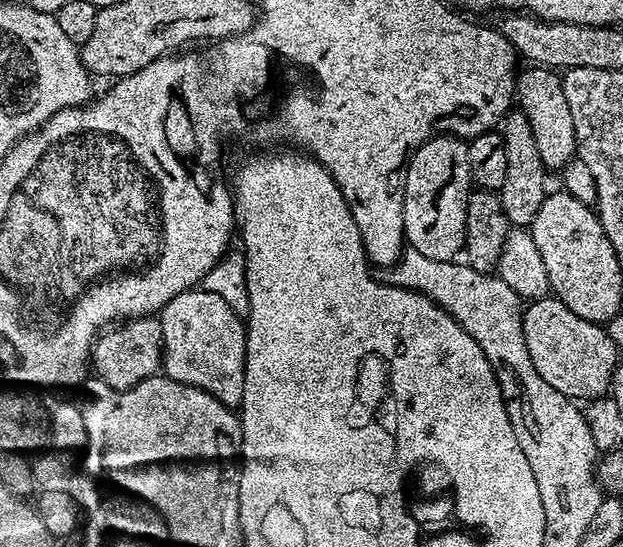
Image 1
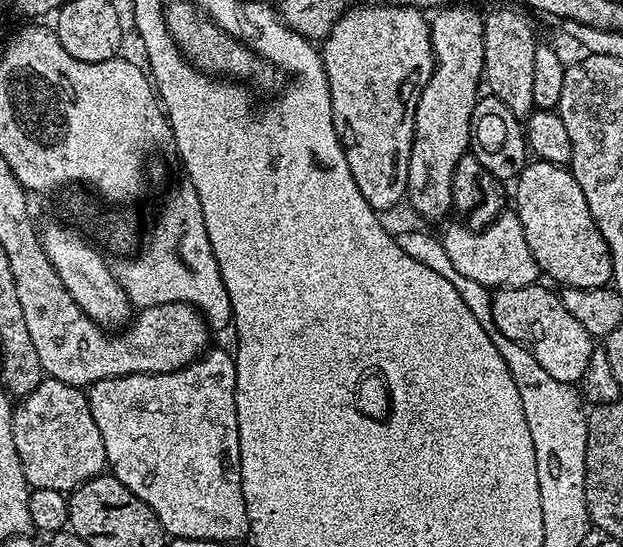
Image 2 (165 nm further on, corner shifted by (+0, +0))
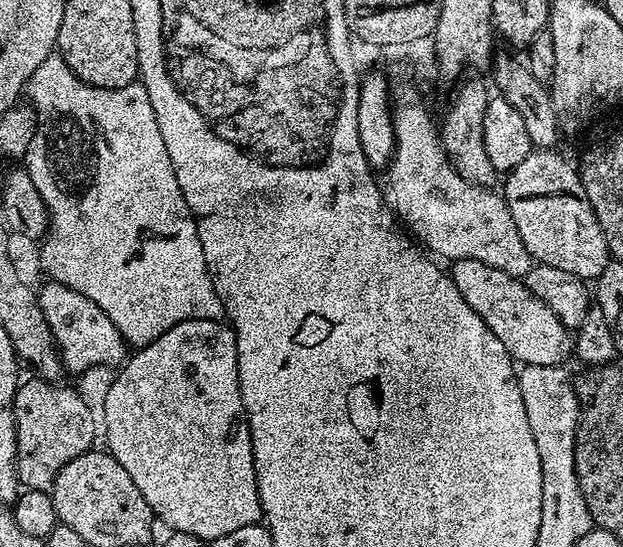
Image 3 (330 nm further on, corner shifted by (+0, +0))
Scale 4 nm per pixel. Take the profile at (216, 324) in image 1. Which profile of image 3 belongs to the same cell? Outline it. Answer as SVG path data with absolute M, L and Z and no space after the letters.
M44 282L38 288L41 310L56 343L61 362L71 372L84 372L87 368L100 368L103 364L119 365L125 359L126 341L123 334L106 318L106 314L86 294L70 290L55 282Z

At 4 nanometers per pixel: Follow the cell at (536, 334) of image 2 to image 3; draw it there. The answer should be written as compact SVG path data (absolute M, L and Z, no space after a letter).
M462 258L455 261L451 265L450 275L454 286L458 286L458 294L462 294L462 298L466 298L466 302L470 302L470 310L479 314L482 322L486 322L486 326L490 326L490 330L494 330L494 338L498 338L498 342L502 342L502 346L506 346L513 361L533 368L555 368L565 363L564 359L570 356L574 348L569 329L565 328L564 323L558 318L558 314L554 314L554 310L550 310L550 306L546 306L546 302L542 302L538 298L534 298L534 294L530 294L530 290L521 277L506 274L506 270L494 270L494 266L486 266L486 262L474 262L474 258Z

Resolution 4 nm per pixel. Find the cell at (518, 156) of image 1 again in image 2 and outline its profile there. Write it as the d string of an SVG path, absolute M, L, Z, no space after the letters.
M523 7L496 8L493 12L485 11L484 17L484 78L487 91L498 102L506 102L510 114L521 118L528 117L536 108L534 102L534 50L538 43L536 32L532 29L533 17Z

